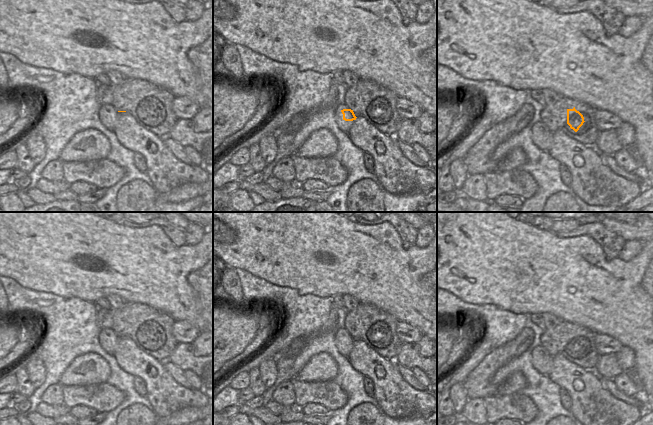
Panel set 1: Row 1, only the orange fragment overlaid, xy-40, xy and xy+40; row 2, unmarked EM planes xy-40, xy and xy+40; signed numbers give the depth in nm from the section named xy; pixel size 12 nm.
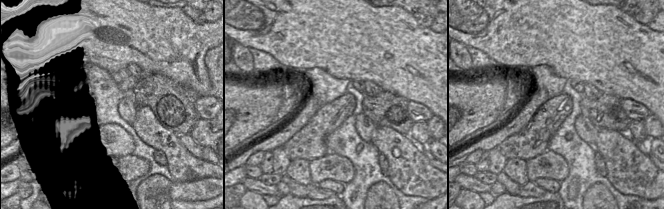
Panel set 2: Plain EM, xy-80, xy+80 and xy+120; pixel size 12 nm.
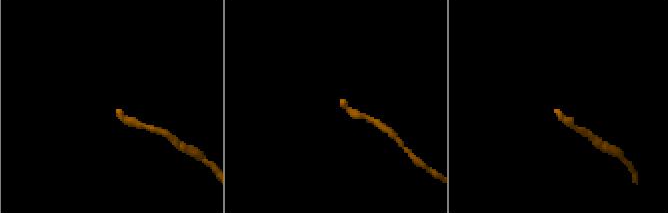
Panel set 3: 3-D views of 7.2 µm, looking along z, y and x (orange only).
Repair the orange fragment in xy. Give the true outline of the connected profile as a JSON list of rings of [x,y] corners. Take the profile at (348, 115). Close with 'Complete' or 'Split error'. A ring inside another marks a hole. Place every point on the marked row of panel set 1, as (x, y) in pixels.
[[[331,109],[326,113],[326,120],[329,124],[335,126],[340,133],[343,131],[345,121],[356,120],[356,116],[351,109]]]. Split error.

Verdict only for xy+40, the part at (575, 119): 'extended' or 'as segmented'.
as segmented

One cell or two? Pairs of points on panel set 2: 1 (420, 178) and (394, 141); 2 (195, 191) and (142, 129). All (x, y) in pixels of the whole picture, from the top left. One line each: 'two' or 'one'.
1: one
2: two

